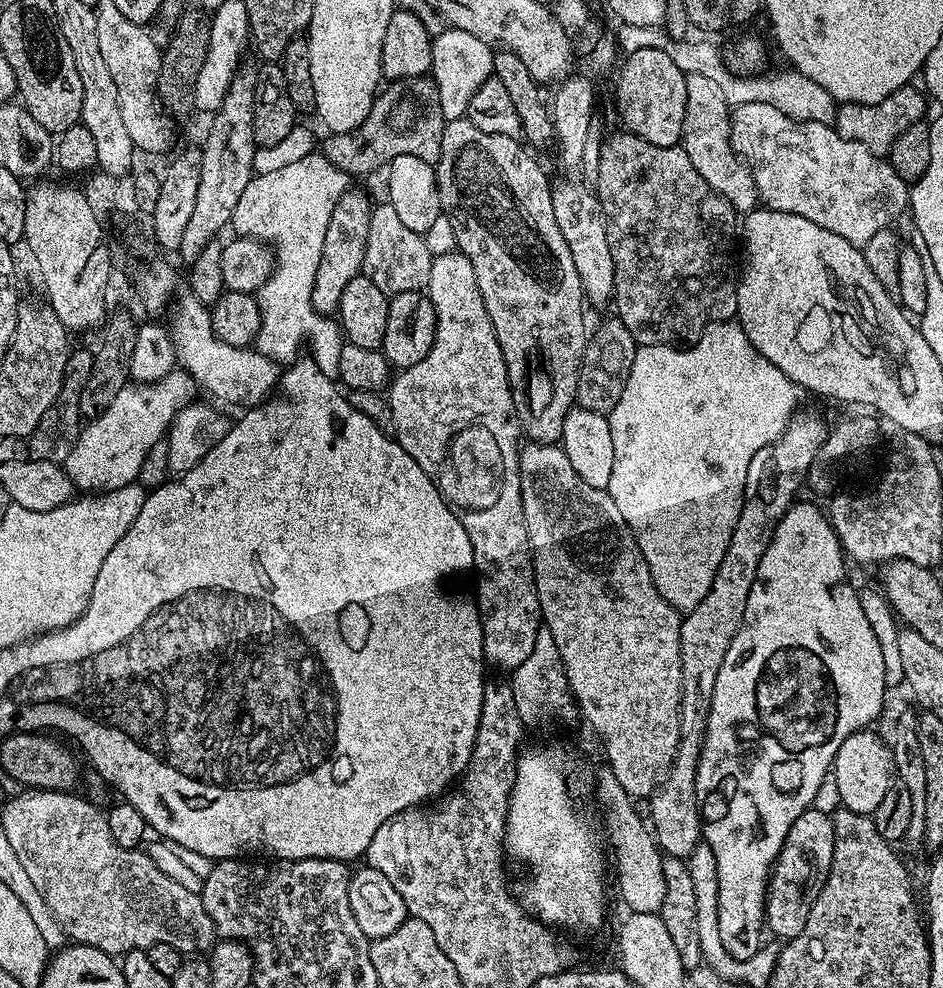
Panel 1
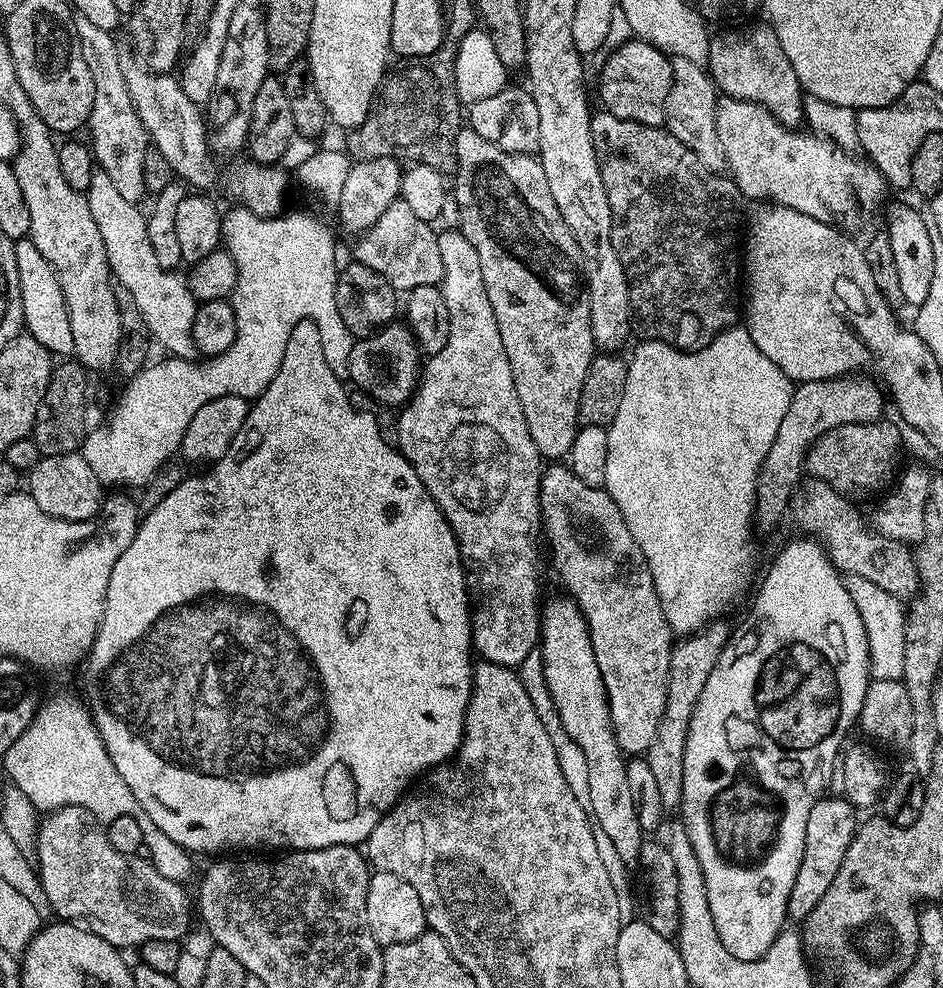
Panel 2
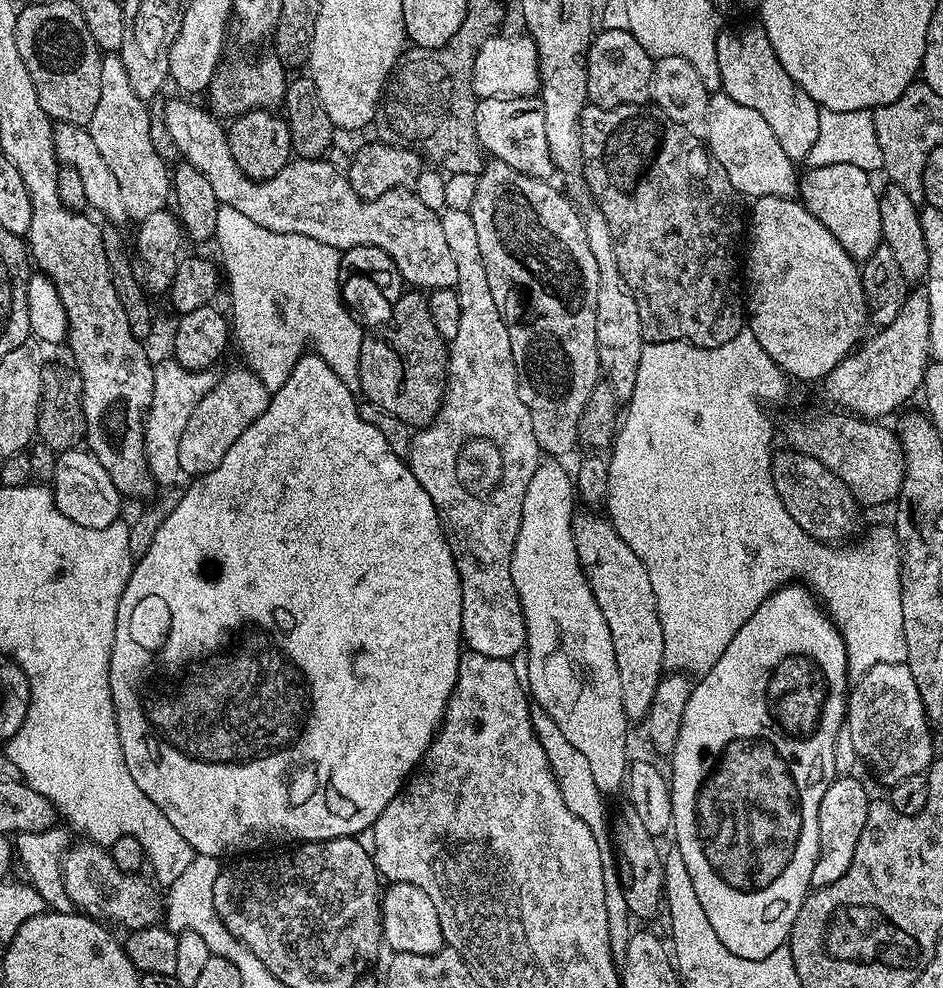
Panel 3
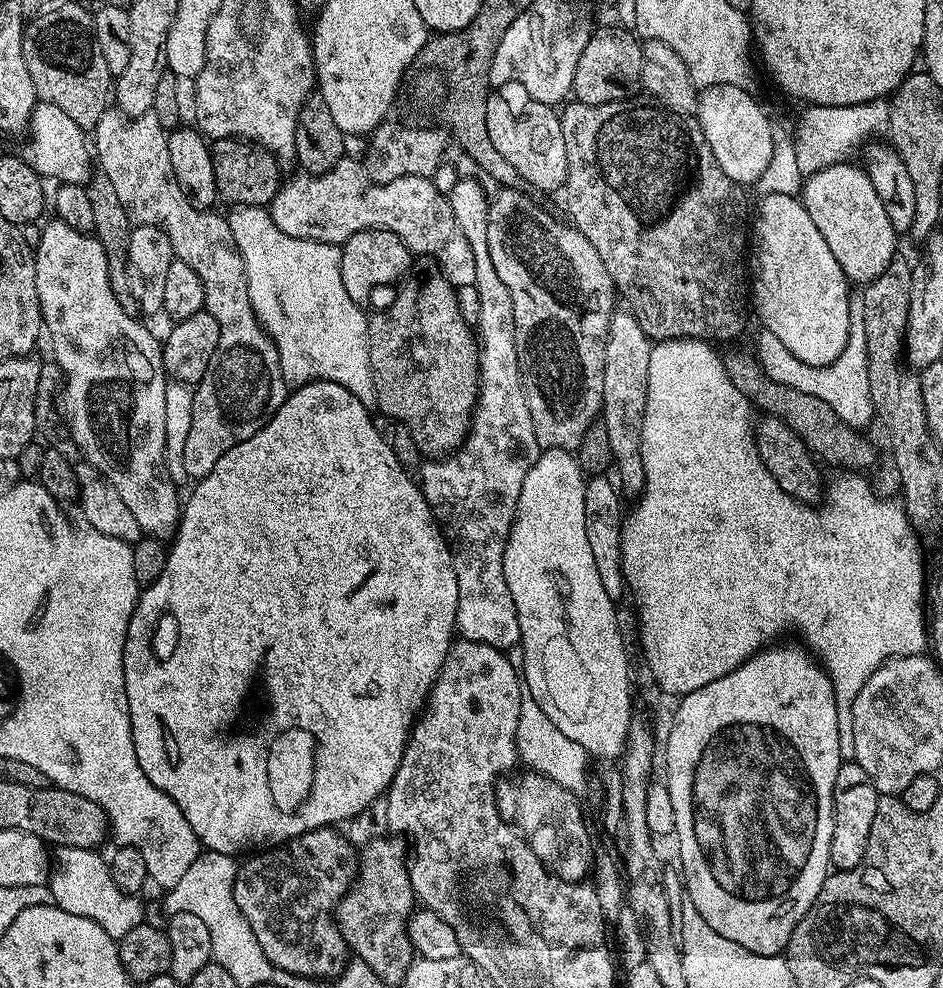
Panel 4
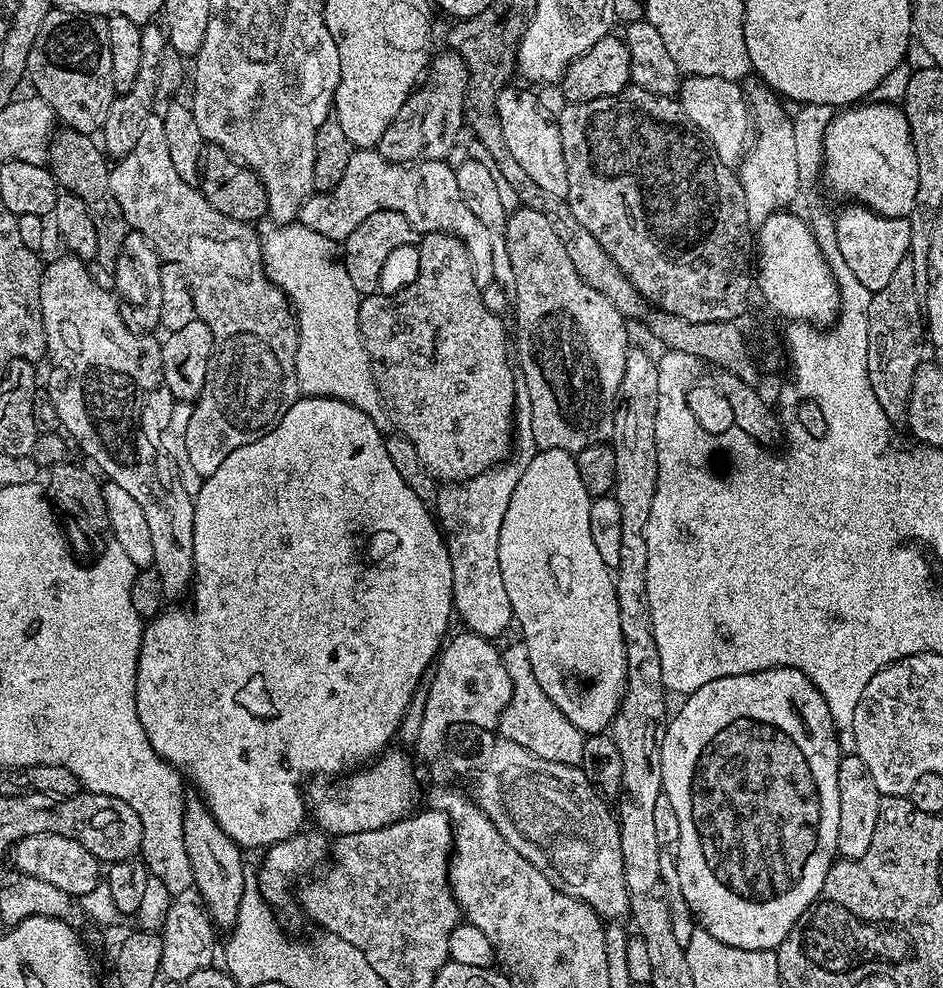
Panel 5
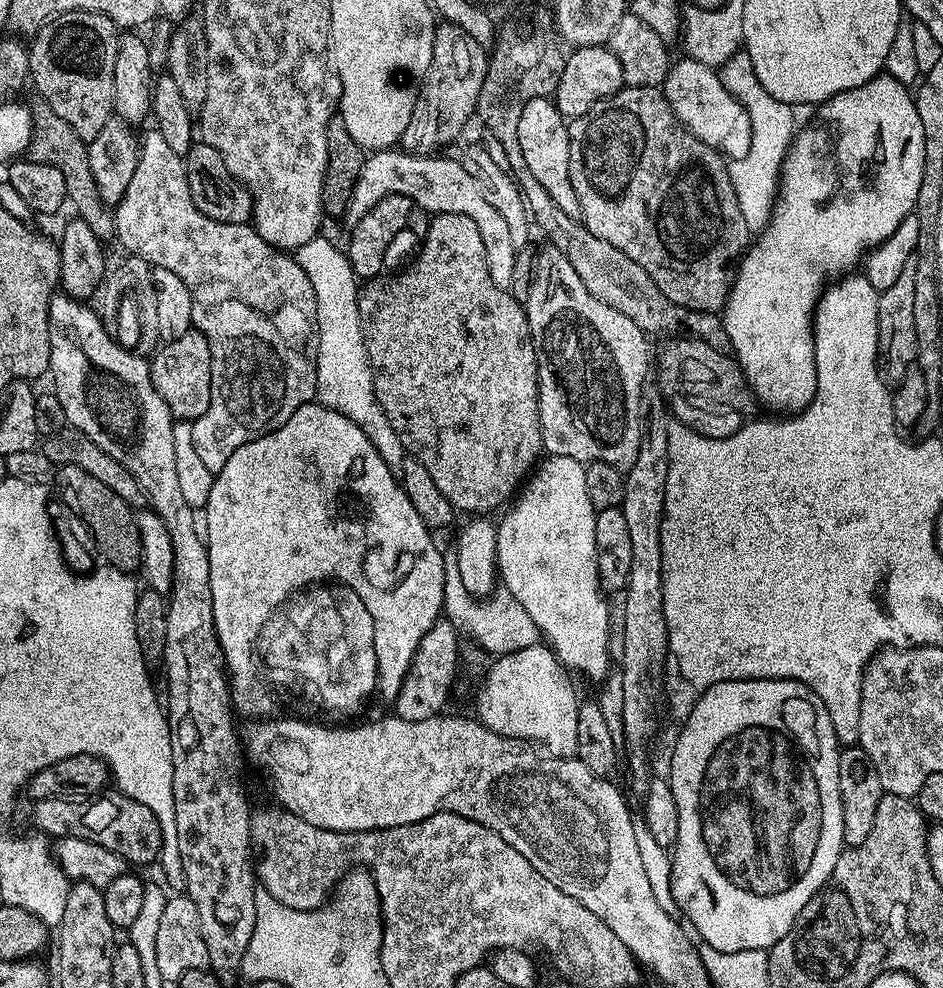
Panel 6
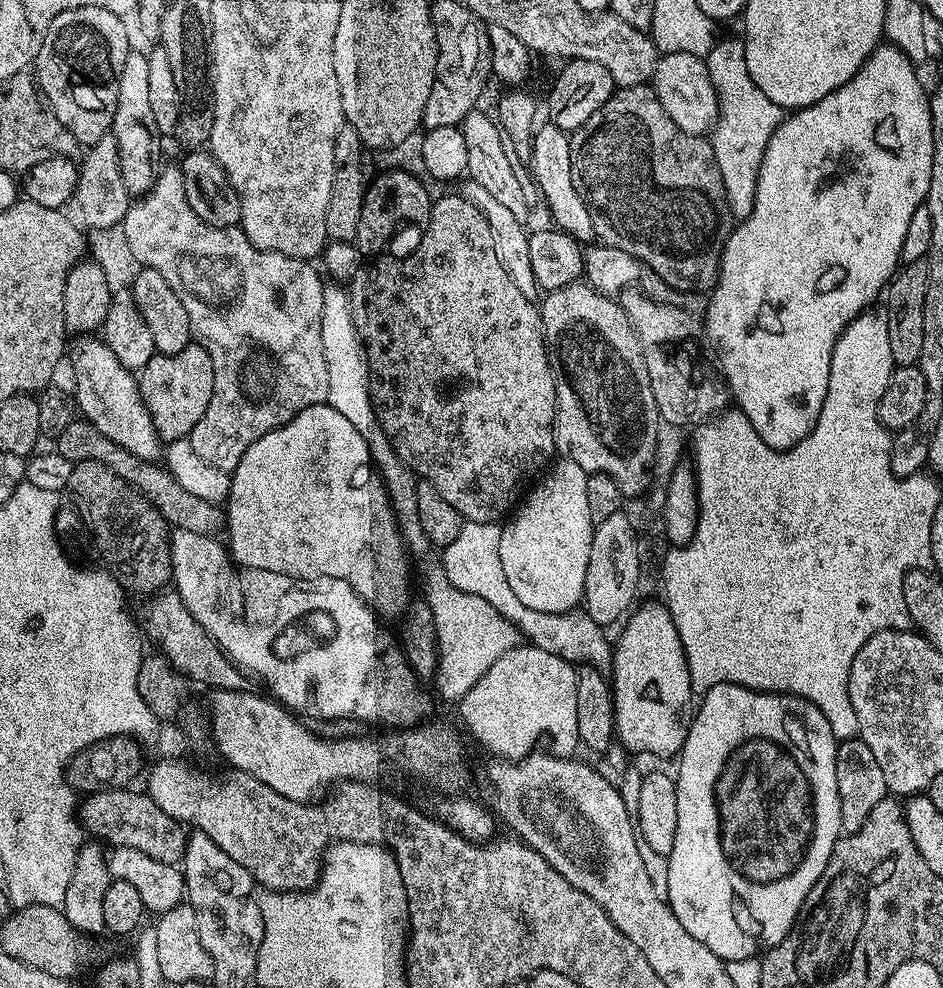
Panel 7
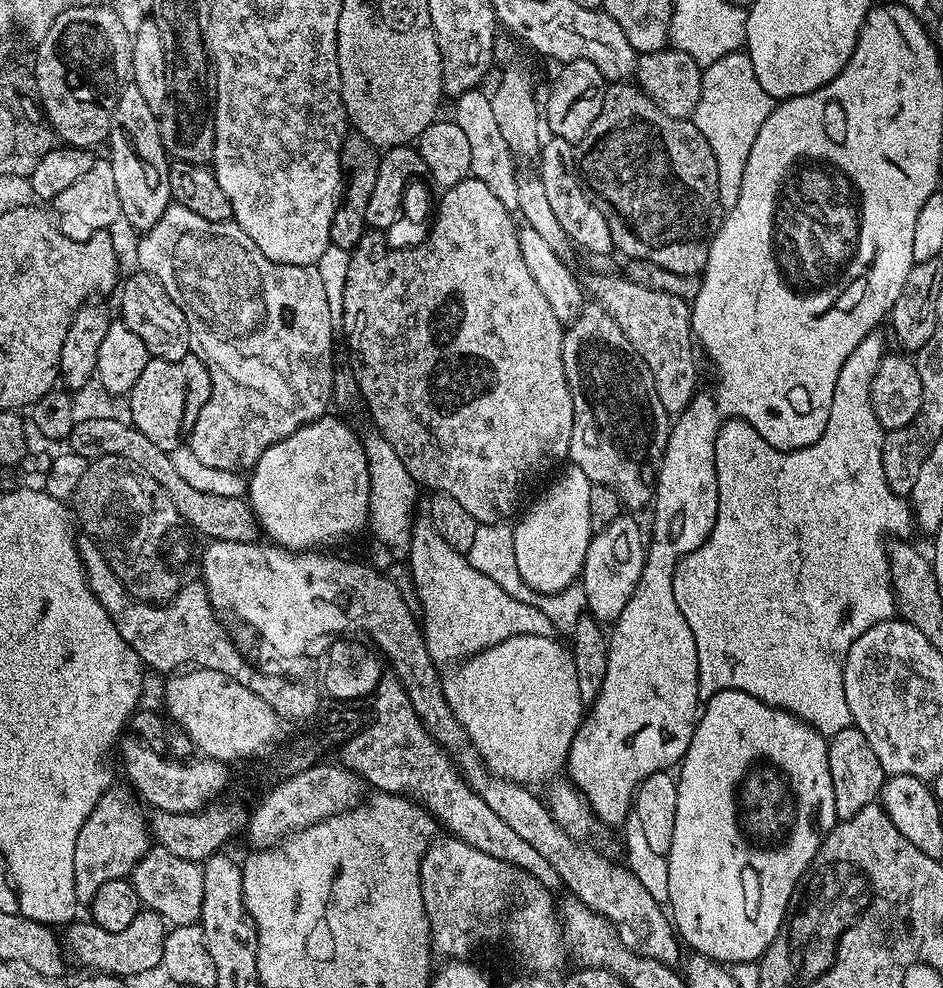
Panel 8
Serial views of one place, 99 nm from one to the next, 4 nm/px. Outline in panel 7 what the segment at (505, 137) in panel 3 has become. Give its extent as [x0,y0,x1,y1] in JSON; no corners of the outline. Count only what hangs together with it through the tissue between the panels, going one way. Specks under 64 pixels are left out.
[530,122,596,242]

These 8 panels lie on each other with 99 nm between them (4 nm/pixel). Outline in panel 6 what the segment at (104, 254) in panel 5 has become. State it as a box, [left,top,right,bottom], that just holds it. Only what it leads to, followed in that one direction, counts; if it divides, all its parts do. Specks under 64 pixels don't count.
[26,102,116,242]

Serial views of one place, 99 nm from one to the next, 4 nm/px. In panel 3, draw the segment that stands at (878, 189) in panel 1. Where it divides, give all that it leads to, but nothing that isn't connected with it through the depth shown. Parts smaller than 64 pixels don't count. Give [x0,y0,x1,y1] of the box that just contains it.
[702,90,797,198]

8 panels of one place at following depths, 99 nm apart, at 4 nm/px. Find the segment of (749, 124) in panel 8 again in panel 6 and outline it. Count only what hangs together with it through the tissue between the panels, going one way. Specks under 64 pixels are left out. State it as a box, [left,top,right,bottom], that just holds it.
[718,52,798,234]

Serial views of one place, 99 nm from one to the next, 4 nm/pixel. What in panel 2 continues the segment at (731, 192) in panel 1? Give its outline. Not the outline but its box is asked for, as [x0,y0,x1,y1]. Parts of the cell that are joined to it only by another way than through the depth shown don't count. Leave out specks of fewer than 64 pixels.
[666,56,726,173]

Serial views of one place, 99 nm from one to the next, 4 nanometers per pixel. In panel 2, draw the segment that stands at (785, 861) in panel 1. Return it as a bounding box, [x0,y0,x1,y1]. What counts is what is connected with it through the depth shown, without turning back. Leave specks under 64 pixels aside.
[788,799,858,922]

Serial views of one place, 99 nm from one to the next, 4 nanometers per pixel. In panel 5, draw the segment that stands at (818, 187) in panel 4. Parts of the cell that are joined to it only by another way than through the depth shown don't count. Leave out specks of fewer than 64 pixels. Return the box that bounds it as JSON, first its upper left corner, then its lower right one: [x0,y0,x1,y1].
[836,206,910,292]

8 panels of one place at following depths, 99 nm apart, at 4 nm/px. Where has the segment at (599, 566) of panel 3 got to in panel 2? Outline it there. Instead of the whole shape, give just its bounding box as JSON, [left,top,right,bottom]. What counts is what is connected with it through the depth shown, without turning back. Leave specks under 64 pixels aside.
[539,463,674,758]

